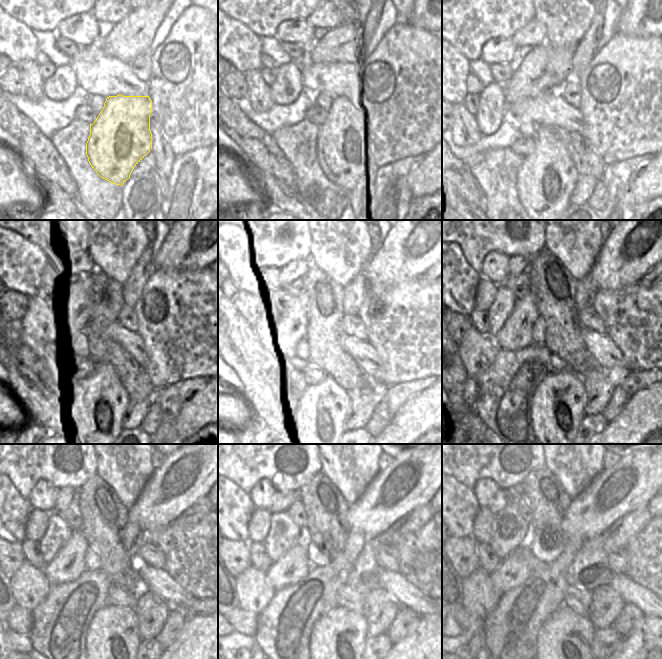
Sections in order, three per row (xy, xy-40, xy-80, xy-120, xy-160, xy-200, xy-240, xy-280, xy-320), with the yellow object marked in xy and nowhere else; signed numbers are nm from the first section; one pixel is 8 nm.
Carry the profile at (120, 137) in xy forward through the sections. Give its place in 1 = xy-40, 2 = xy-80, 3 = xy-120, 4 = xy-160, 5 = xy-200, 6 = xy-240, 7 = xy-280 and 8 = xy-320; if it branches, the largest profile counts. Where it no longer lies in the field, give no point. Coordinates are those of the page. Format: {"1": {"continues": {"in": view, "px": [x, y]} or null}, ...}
{"1": {"continues": {"in": "xy-40", "px": [342, 142]}}, "2": {"continues": {"in": "xy-80", "px": [545, 183]}}, "3": {"continues": {"in": "xy-120", "px": [97, 408]}}, "4": {"continues": {"in": "xy-160", "px": [323, 408]}}, "5": {"continues": {"in": "xy-200", "px": [557, 408]}}, "6": {"continues": {"in": "xy-240", "px": [112, 640]}}, "7": {"continues": {"in": "xy-280", "px": [337, 641]}}, "8": {"continues": {"in": "xy-320", "px": [563, 642]}}}

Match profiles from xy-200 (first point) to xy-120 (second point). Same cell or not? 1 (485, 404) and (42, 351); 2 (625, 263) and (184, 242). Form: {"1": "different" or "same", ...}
{"1": "different", "2": "same"}

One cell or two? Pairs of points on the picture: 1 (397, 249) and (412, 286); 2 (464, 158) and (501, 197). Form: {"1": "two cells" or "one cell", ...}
{"1": "two cells", "2": "one cell"}

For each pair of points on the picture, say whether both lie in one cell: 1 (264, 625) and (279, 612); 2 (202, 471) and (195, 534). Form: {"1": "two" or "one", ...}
{"1": "two", "2": "two"}

